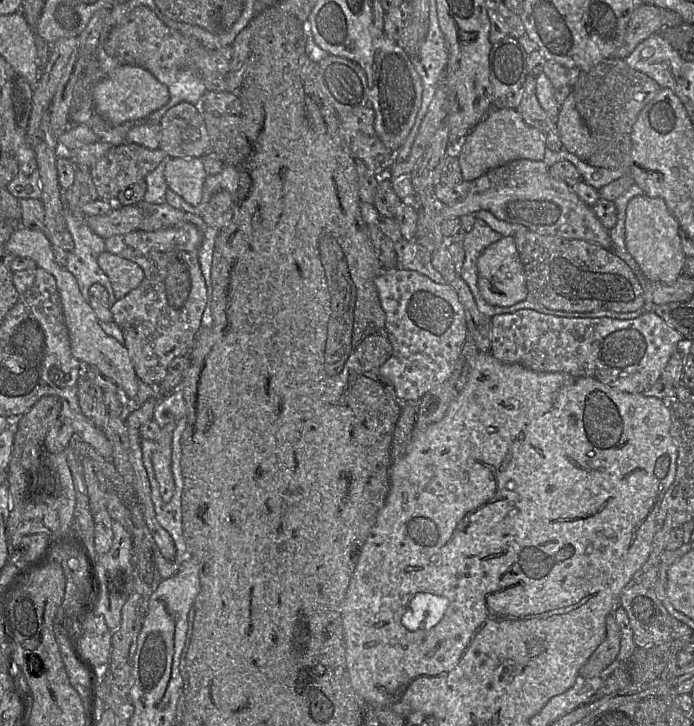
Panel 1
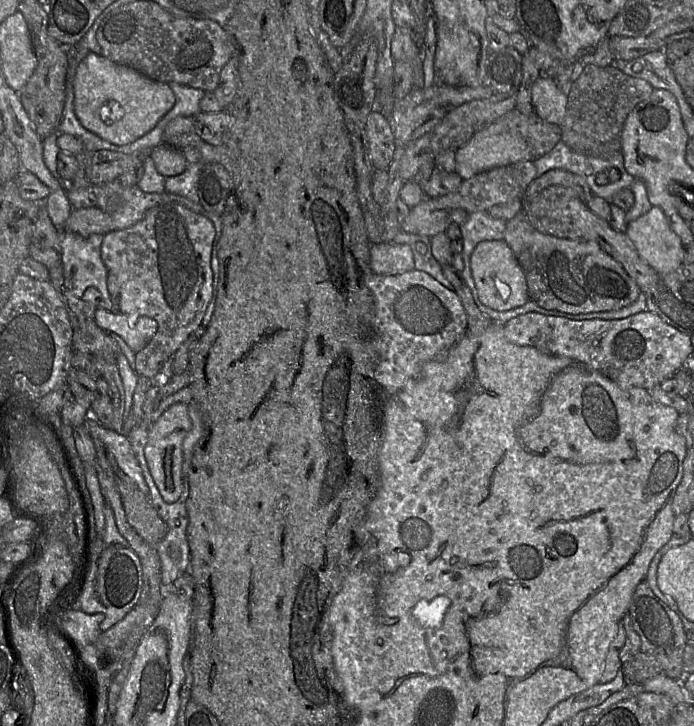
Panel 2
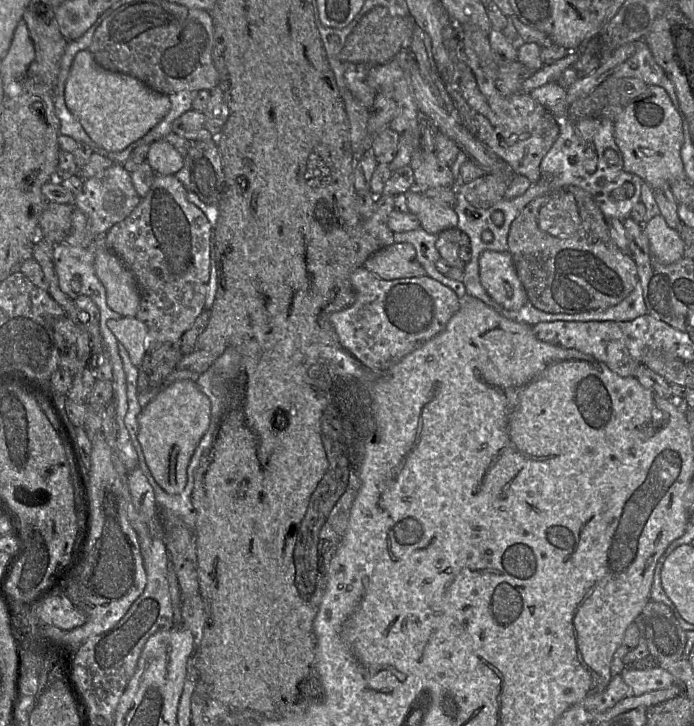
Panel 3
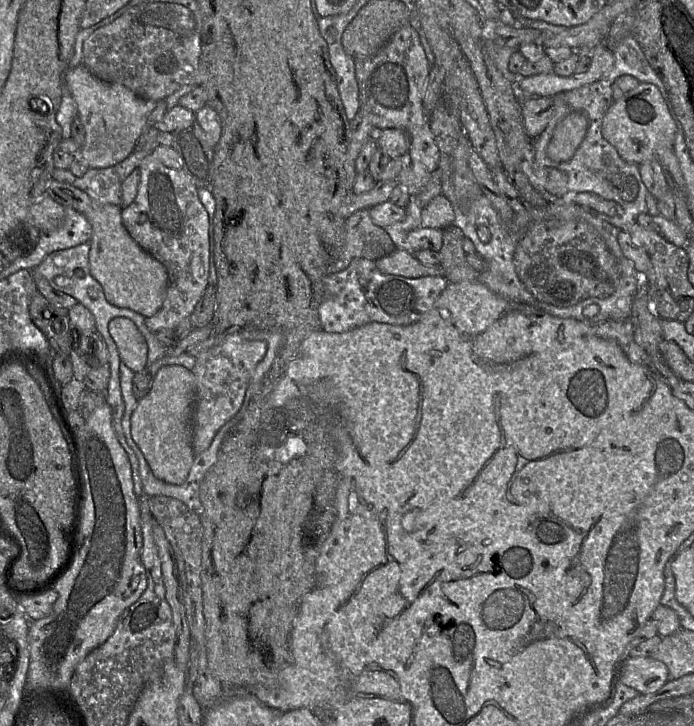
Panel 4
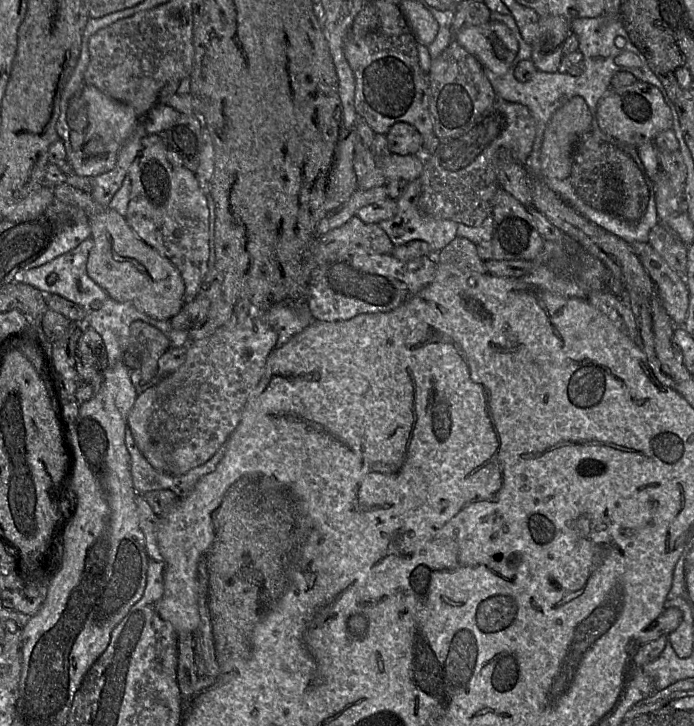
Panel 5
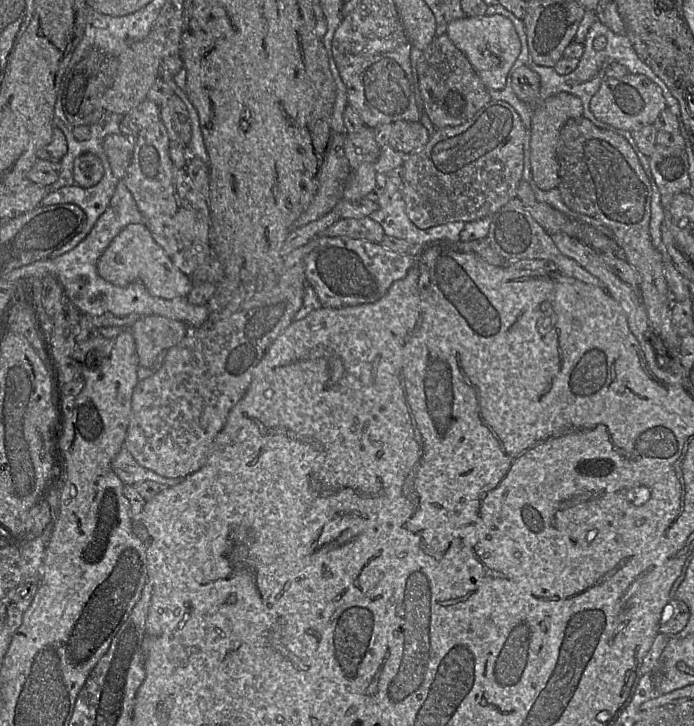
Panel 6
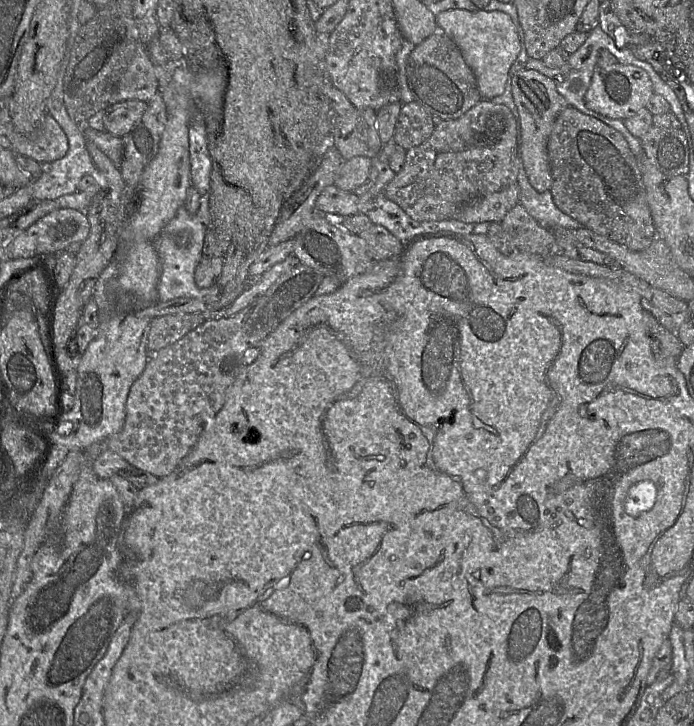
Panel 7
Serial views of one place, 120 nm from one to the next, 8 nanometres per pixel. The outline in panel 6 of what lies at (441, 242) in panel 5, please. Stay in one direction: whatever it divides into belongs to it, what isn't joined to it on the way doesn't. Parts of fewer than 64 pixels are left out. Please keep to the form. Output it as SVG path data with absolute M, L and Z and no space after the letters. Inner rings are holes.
M391 179L383 189L377 189L375 192L378 193L379 208L369 217L382 226L385 235L404 239L422 247L439 241L461 241L460 233L465 222L451 222L428 229L420 229L411 222L402 197L401 179Z

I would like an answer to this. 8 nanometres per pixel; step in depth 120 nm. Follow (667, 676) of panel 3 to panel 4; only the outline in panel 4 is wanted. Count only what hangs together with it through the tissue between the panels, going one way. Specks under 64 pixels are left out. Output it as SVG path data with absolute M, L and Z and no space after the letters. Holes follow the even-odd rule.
M651 657L628 658L623 662L620 680L640 694L649 694L668 681L668 674L666 665Z

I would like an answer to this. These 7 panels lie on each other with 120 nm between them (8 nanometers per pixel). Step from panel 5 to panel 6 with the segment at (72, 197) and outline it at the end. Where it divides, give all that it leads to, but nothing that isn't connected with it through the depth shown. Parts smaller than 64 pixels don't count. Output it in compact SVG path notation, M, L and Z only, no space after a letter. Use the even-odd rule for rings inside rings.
M129 224L113 238L97 261L97 272L120 287L140 282L152 296L167 300L187 297L193 288L192 280L173 264L144 224Z

